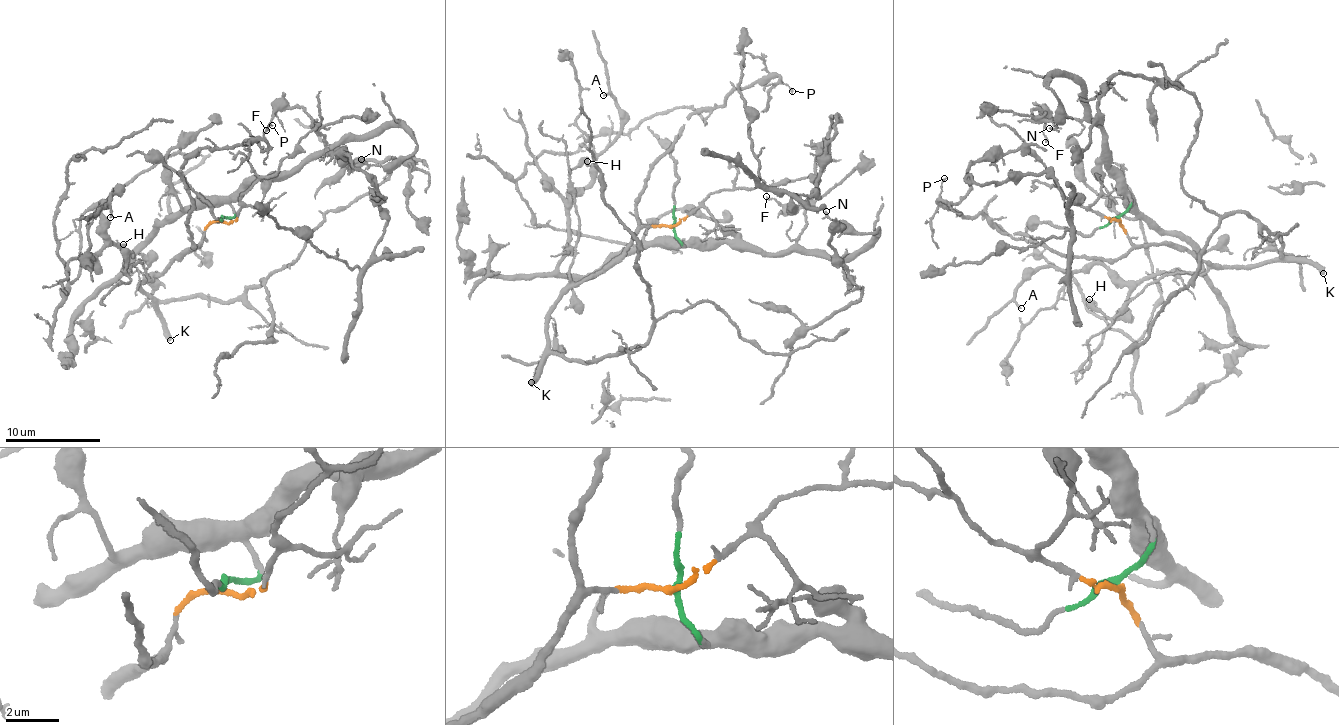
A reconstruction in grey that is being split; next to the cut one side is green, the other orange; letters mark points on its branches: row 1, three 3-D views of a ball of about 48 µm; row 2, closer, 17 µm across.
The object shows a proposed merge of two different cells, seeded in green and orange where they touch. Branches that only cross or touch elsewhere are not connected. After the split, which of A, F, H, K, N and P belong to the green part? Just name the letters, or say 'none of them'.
A, F, N

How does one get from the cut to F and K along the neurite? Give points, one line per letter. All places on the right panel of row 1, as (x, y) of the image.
F: (1118, 219), (1131, 197), (1100, 159), (1101, 131), (1092, 122), (1042, 122), (1036, 110), (1047, 114), (1044, 142)
K: (1118, 219), (1124, 232), (1139, 247), (1166, 245), (1212, 265), (1244, 267), (1290, 257), (1307, 260), (1322, 274)

